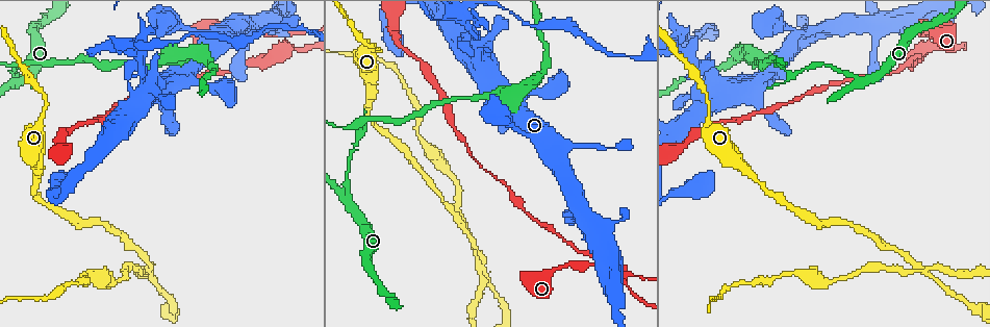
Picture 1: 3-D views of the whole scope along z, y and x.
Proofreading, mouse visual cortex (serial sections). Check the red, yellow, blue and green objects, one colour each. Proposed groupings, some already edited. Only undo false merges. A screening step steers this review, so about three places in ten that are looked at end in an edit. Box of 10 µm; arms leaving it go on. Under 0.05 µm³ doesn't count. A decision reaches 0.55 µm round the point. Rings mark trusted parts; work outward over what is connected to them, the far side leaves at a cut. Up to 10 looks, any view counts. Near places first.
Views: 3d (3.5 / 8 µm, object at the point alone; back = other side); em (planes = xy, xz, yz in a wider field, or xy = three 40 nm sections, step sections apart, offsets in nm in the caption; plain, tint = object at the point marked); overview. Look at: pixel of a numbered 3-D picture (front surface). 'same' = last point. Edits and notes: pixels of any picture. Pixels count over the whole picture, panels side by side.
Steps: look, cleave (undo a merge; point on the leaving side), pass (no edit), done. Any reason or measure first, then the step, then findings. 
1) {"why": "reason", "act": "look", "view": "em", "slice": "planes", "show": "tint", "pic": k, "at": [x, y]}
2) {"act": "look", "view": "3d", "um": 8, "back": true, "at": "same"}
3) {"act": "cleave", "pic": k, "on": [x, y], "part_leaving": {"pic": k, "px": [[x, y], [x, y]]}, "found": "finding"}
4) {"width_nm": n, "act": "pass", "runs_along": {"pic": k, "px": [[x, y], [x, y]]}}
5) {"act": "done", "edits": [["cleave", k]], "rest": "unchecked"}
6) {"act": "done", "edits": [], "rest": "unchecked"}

{"why": "branch point", "act": "look", "view": "3d", "um": 3.5, "pic": 1, "at": [805, 42]}

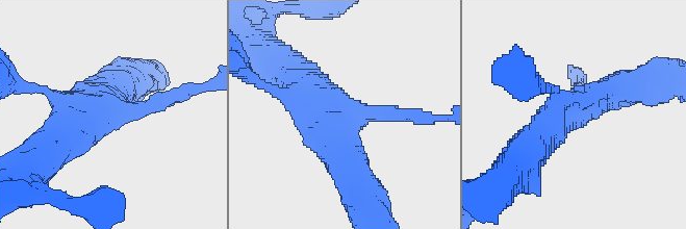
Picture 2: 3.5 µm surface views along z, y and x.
{"act": "look", "view": "em", "slice": "xy", "step": 5, "show": "plain", "pic": 2, "at": [573, 111]}

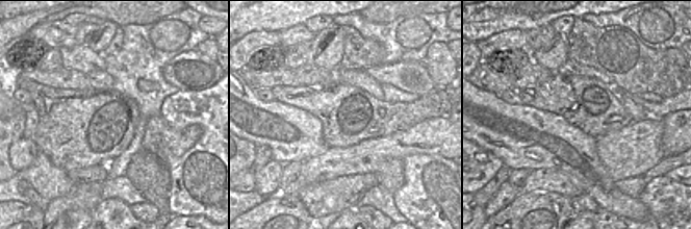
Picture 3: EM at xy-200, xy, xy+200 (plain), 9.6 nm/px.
{"why": "with the object marked", "act": "look", "view": "em", "slice": "xy", "step": 5, "show": "tint", "at": "same"}

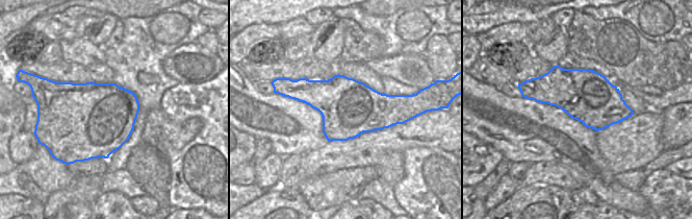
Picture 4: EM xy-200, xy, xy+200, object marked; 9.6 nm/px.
{"act": "pass", "runs_along": {"pic": 2, "px": [[534, 145], [569, 109], [631, 86]]}, "found": "one cell here"}

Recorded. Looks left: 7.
{"why": "four arms meet", "act": "look", "view": "3d", "um": 8, "pic": 1, "at": [284, 41]}

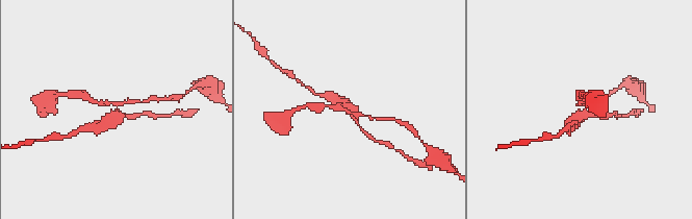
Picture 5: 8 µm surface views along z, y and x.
{"why": "zoom in", "act": "look", "view": "3d", "um": 3.5, "at": "same"}

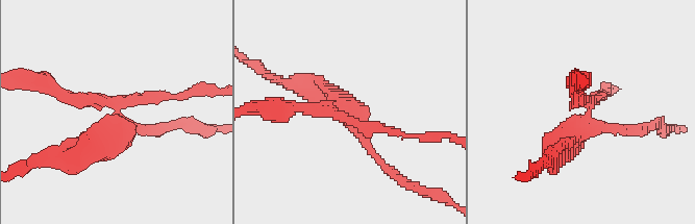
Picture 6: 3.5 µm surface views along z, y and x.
{"arms": 4, "arm_widths_nm": [100, 150, 150, 300], "why": "now the EM", "act": "look", "view": "em", "slice": "xy", "step": 3, "show": "tint", "pic": 6, "at": [589, 118]}

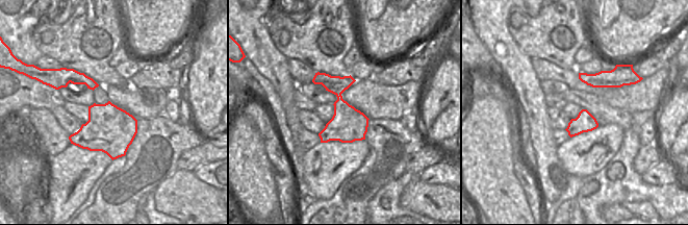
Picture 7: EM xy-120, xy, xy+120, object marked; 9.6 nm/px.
{"act": "cleave", "pic": 6, "on": [126, 138], "part_leaving": {"pic": 6, "px": [[117, 114], [98, 146], [47, 158]]}, "found": "two cells meet here"}

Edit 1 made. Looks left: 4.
{"why": "see it whole again", "act": "look", "view": "overview"}

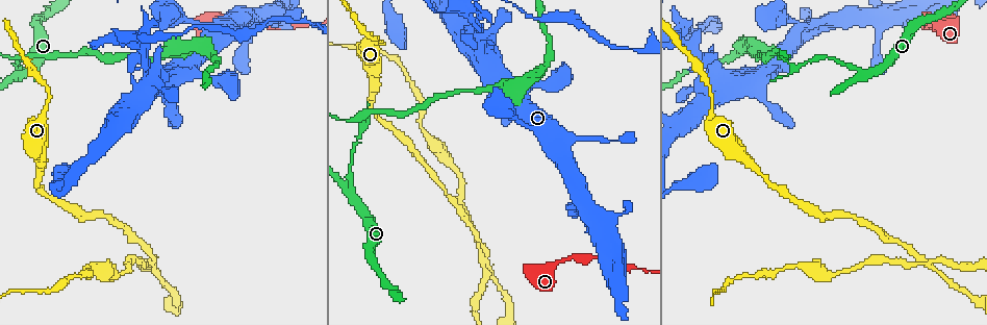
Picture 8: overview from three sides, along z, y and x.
{"act": "look", "view": "3d", "um": 3.5, "pic": 8, "at": [374, 86]}

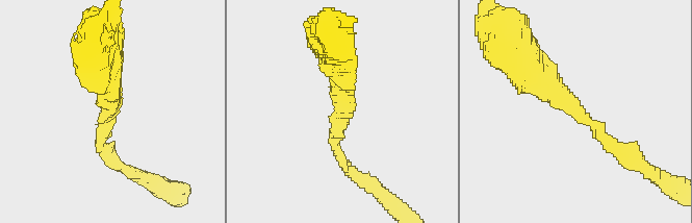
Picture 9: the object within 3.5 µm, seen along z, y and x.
{"arm_widths_nm": [200, 450], "act": "pass", "runs_along": {"pic": 9, "px": [[521, 62], [619, 148]]}, "found": "all the same cell"}

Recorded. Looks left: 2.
{"why": "arms run side by side", "act": "look", "view": "3d", "um": 3.5, "back": true, "pic": 8, "at": [713, 83]}

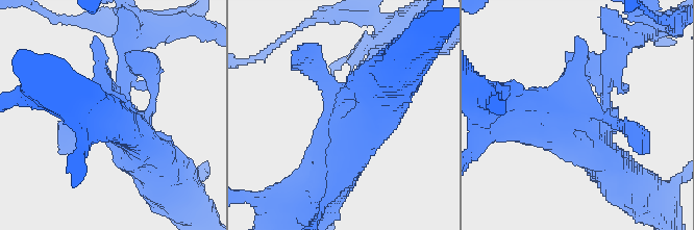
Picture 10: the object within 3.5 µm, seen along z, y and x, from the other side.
{"act": "look", "view": "em", "slice": "xy", "step": 2, "show": "tint", "pic": 10, "at": [347, 109]}

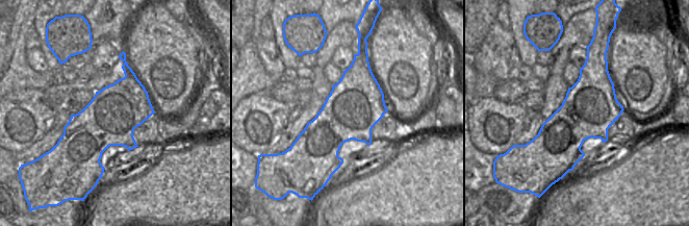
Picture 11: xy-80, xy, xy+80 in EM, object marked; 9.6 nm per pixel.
{"act": "cleave", "pic": 10, "on": [594, 70], "part_leaving": {"pic": 10, "px": [[603, 104], [612, 66], [646, 27]]}, "found": "two cells meet here"}

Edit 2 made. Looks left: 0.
{"act": "done", "edits": [["cleave", 6], ["cleave", 10]], "rest": "unchecked"}

